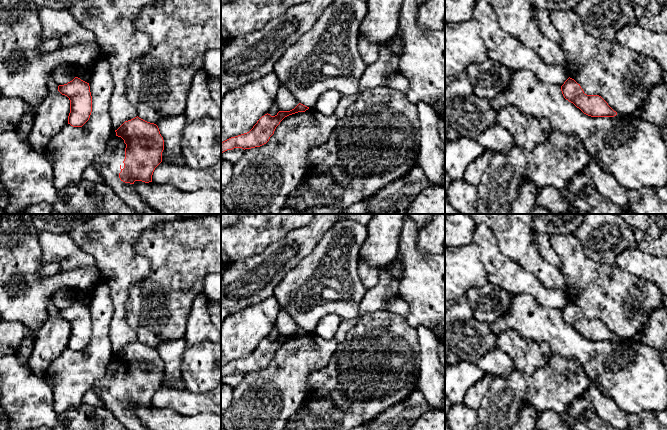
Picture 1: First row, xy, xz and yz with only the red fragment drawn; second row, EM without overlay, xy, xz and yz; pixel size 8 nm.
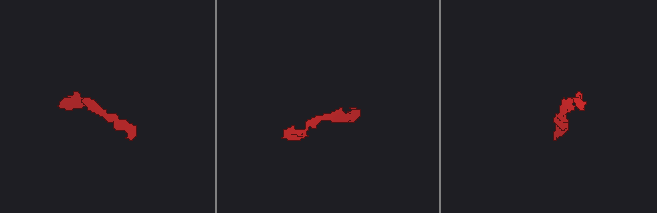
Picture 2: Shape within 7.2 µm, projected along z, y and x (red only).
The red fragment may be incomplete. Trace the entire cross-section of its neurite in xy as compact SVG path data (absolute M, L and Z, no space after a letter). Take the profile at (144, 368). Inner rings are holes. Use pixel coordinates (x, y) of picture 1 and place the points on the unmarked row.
M138 340L125 345L112 359L106 374L92 386L107 407L128 430L148 430L134 411L135 405L152 406L155 392L162 386L164 364L156 348Z

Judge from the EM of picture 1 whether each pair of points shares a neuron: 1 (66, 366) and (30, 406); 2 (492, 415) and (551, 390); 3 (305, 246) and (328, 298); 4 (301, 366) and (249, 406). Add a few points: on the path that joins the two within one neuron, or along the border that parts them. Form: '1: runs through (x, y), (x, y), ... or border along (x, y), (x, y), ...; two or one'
1: border along (41, 376), (53, 394), (54, 408); two
2: runs through (507, 400), (517, 390), (536, 390); one
3: border along (323, 236), (317, 246), (291, 270); two
4: runs through (288, 377), (262, 403); one

